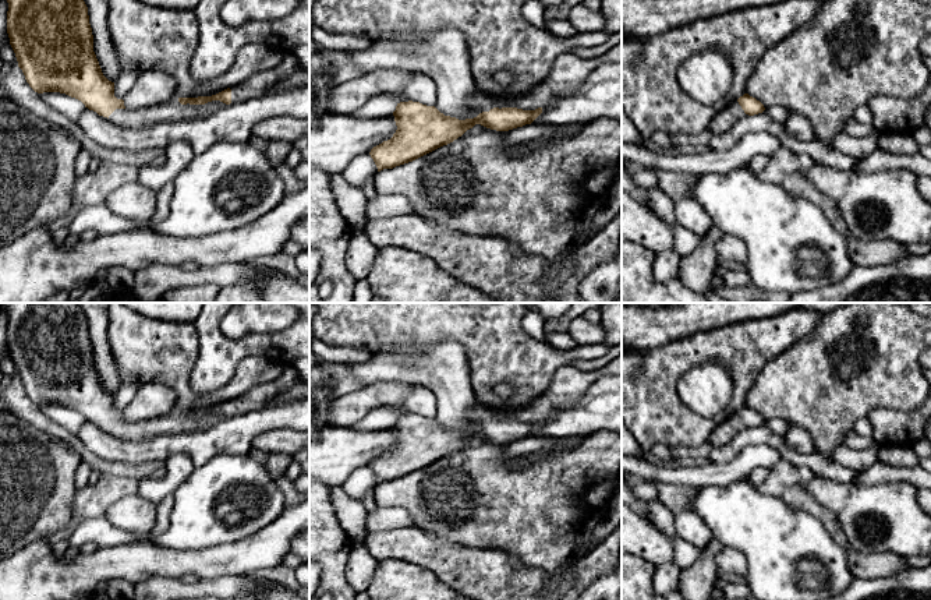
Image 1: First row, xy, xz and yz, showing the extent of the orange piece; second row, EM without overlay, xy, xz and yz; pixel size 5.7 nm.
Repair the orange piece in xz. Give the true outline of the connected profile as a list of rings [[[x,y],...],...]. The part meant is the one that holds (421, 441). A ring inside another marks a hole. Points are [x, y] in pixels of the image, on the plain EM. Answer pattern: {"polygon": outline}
{"polygon": [[[622,353],[598,371],[559,368],[546,391],[521,409],[500,406],[493,410],[475,398],[468,417],[481,426],[474,431],[459,433],[445,428],[435,419],[413,413],[400,414],[393,424],[396,445],[390,452],[374,459],[369,467],[380,484],[413,474],[447,458],[475,437],[496,444],[531,437],[544,420],[574,405],[597,380],[610,374],[622,374]]]}

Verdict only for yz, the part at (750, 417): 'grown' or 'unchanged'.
grown

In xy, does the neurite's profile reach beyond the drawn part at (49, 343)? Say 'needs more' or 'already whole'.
needs more

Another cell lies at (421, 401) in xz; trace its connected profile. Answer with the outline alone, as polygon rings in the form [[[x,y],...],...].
[[[411,384],[411,391],[404,402],[393,406],[385,406],[369,412],[362,420],[354,424],[354,431],[376,431],[393,427],[400,414],[420,414],[426,419],[435,419],[438,402],[432,391],[420,384]]]

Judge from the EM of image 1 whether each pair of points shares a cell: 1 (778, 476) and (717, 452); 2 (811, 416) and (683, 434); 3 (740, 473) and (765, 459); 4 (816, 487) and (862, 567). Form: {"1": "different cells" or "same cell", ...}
{"1": "different cells", "2": "different cells", "3": "same cell", "4": "different cells"}

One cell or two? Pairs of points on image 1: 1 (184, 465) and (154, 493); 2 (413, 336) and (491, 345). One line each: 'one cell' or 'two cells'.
1: one cell
2: one cell

